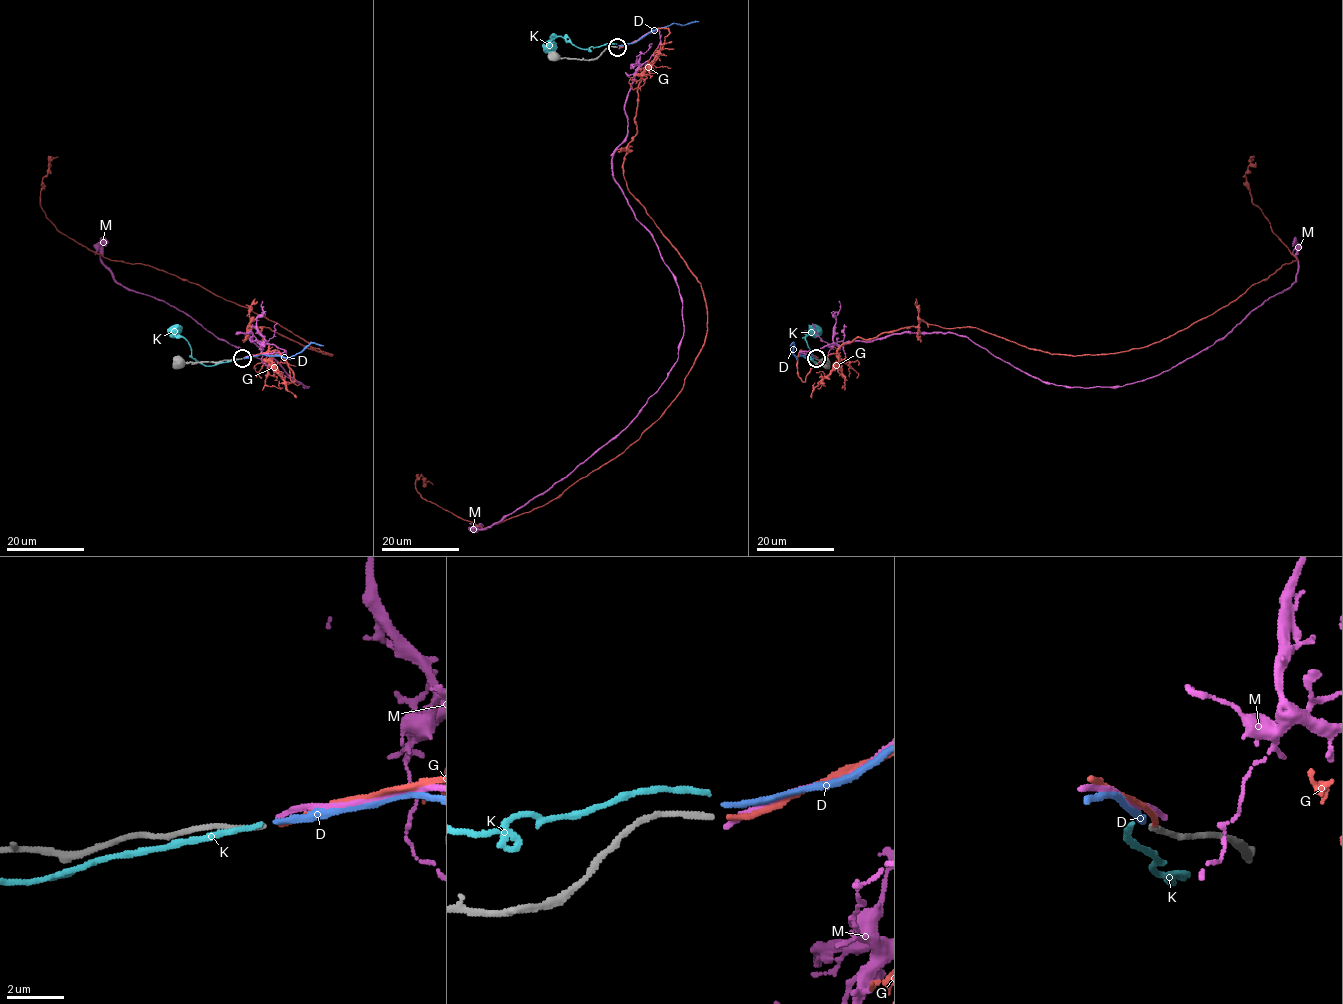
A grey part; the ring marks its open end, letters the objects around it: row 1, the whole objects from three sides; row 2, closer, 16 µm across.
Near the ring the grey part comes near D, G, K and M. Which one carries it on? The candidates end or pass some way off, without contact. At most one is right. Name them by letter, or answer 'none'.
G

